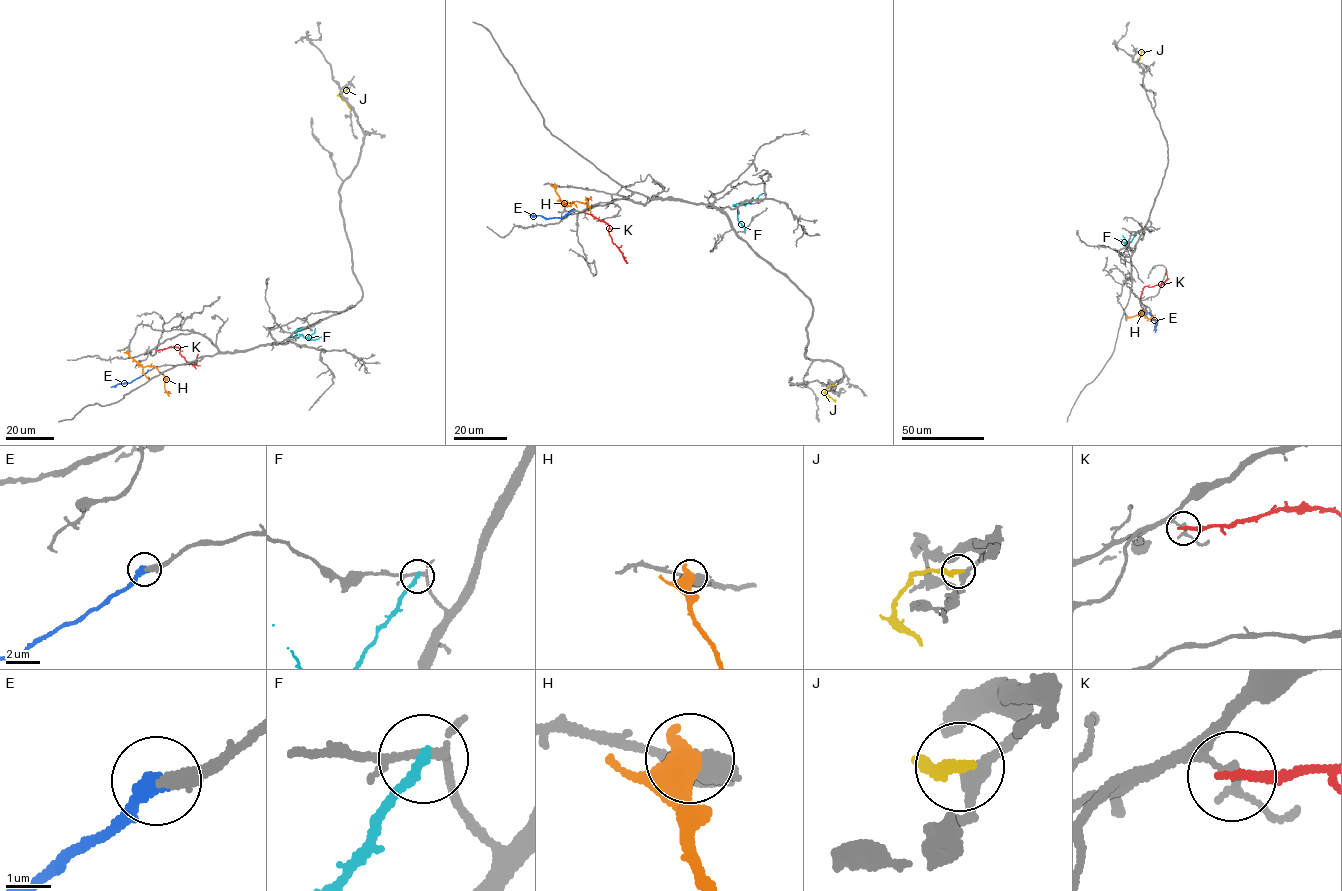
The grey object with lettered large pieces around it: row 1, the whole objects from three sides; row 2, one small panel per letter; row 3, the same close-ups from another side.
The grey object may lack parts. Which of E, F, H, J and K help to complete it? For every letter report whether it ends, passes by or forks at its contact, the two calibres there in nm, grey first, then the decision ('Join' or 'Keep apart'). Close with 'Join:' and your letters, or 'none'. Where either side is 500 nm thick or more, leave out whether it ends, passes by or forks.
E: It ends there. Thickness 280 nm (grey) against 360 nm. Join
F: It ends there. Thickness 160 nm (grey) against 220 nm. Keep apart
H: Thickness 600 nm (grey) against 500 nm. Keep apart
J: It ends there. Thickness 320 nm (grey) against 300 nm. Keep apart
K: It ends there. Thickness 120 nm (grey) against 200 nm. Keep apart
Join: E

